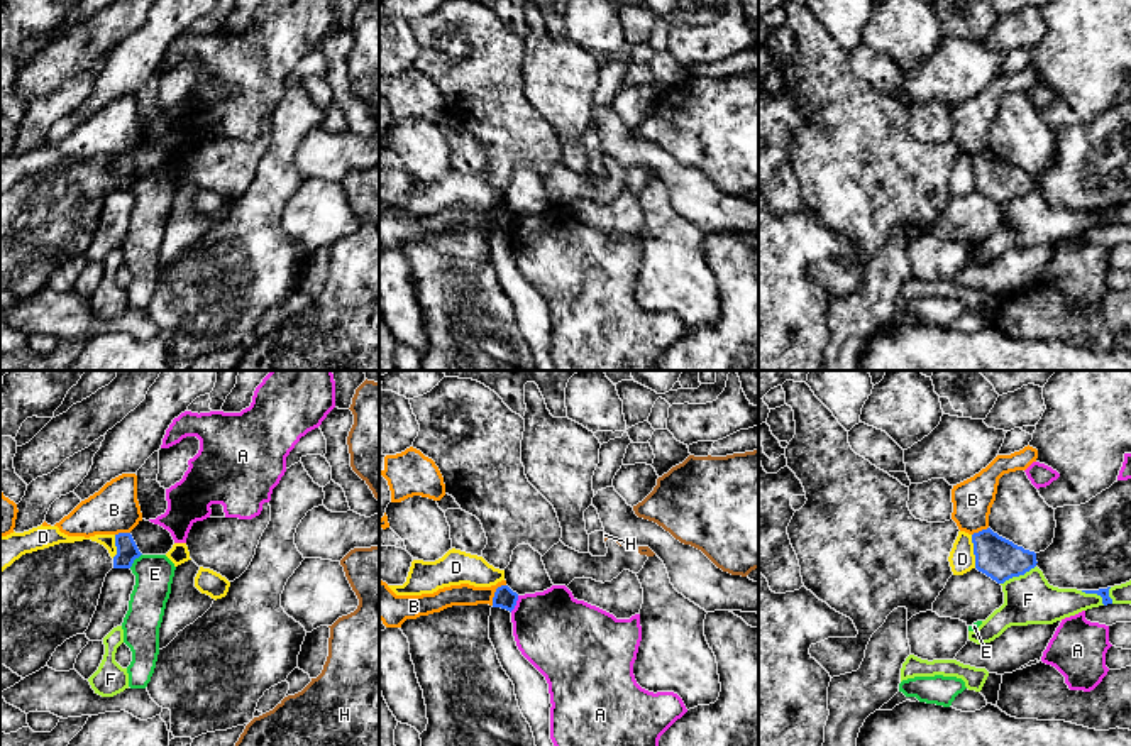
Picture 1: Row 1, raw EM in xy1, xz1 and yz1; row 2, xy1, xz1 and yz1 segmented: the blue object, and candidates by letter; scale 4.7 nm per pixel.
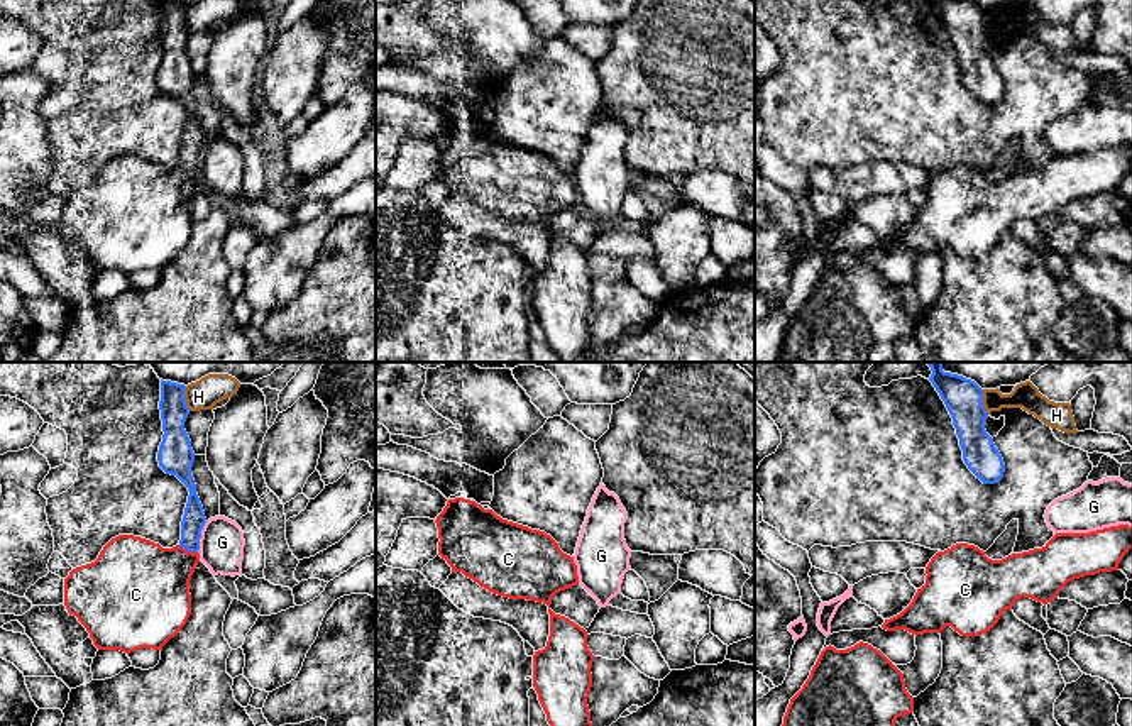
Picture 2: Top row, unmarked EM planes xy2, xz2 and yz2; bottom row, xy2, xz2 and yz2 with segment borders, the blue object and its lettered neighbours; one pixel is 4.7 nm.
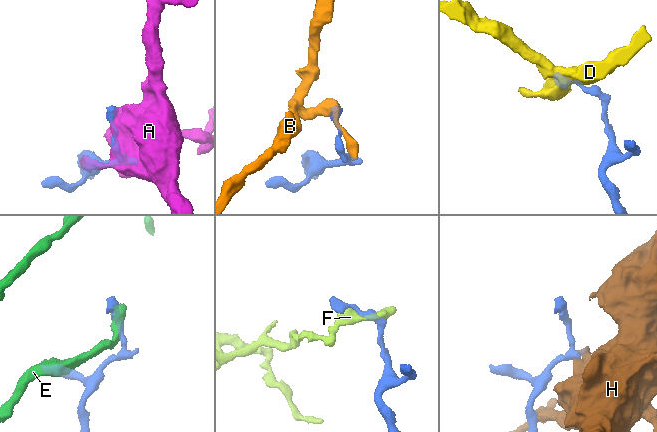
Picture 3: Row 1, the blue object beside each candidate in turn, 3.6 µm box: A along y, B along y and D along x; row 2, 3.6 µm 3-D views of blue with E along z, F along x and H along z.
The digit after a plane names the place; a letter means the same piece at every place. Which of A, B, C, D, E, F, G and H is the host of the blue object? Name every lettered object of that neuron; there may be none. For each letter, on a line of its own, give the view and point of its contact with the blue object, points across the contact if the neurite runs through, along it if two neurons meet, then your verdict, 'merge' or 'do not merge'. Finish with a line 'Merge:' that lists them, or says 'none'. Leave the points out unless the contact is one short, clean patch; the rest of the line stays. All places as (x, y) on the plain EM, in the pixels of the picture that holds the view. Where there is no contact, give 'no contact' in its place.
A: contact xz1 (515, 225); do not merge
B: contact xz1 (495, 213); border xz1 (505, 205), (496, 210), (491, 225); do not merge
C: contact xy2 (188, 171); way xy2 (193, 141), (188, 171), (149, 207); merge
D: contact yz1 (974, 173); border yz1 (971, 156), (976, 188); do not merge
E: contact xy1 (134, 180); border xy1 (141, 175), (129, 188); do not merge
F: contact yz1 (1018, 197); do not merge
G: contact xy2 (200, 158); border xy2 (207, 142), (197, 171); do not merge
H: contact xy2 (183, 19); border xy2 (185, 7), (185, 26), (190, 31); do not merge
Merge: C

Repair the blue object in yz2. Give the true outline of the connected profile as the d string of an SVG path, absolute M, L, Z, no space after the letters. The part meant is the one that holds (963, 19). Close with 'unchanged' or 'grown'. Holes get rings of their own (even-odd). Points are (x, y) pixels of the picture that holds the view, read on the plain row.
M929 0L944 22L968 90L983 105L995 105L1003 98L1005 85L985 51L988 34L983 27L983 10L971 0Z | unchanged

